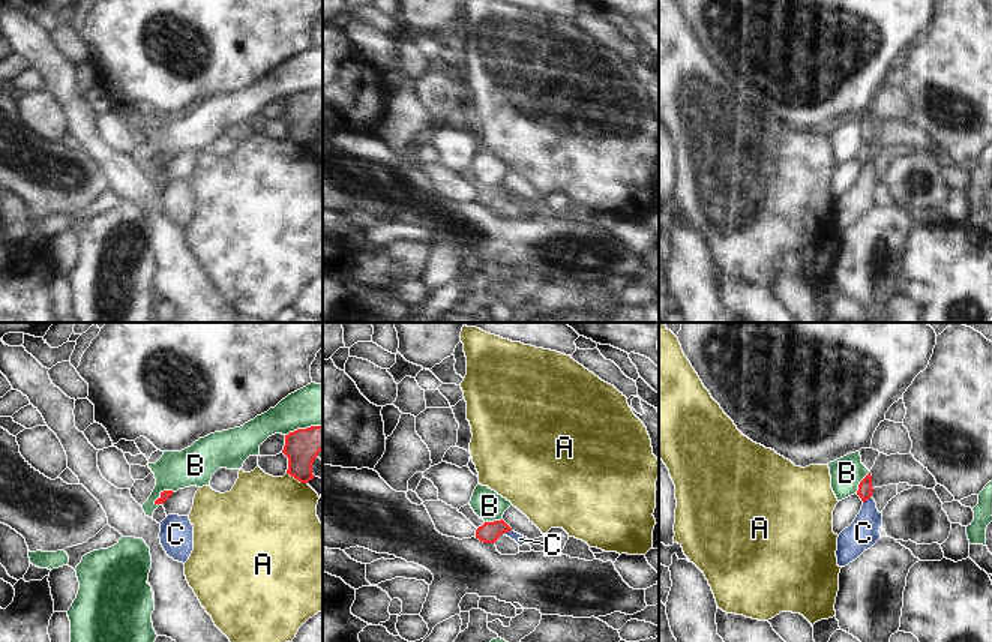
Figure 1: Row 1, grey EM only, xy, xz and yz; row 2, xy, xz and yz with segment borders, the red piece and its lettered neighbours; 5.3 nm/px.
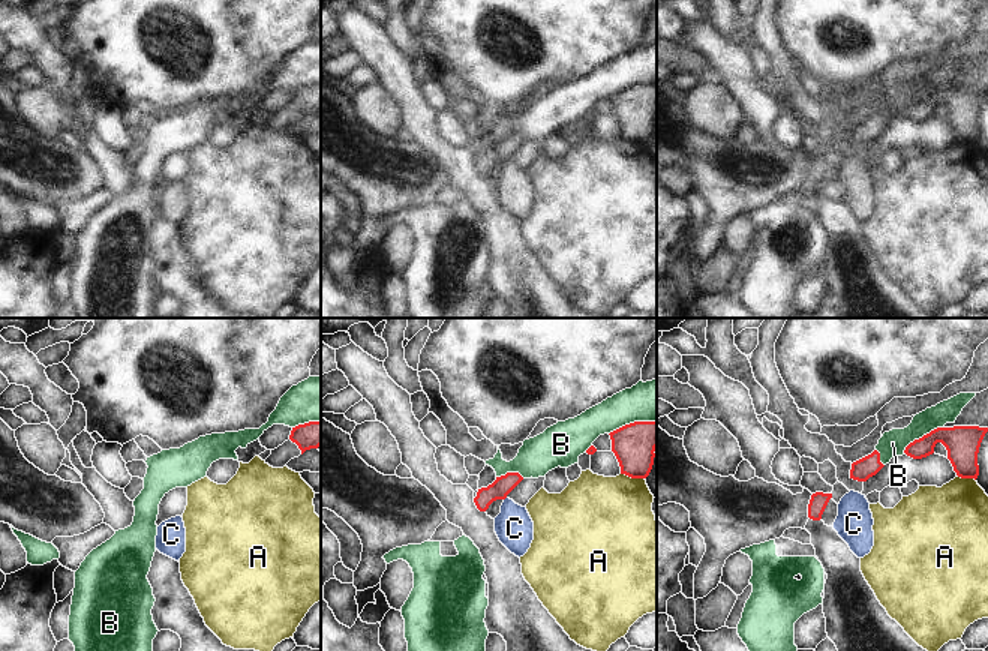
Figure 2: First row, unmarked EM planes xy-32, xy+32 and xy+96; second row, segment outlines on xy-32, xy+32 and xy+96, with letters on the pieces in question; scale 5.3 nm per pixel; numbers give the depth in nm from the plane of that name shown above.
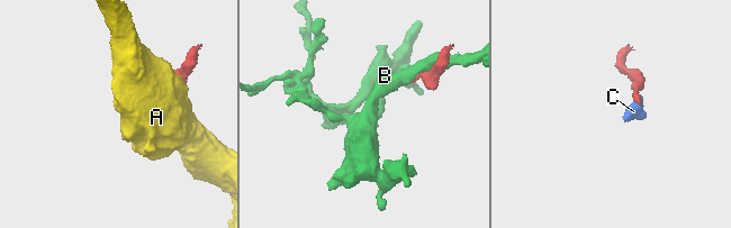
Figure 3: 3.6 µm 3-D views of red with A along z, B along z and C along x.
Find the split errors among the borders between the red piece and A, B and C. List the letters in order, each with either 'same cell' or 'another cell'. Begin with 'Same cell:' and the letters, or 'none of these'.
Same cell: none of these
A: another cell
B: another cell
C: another cell

